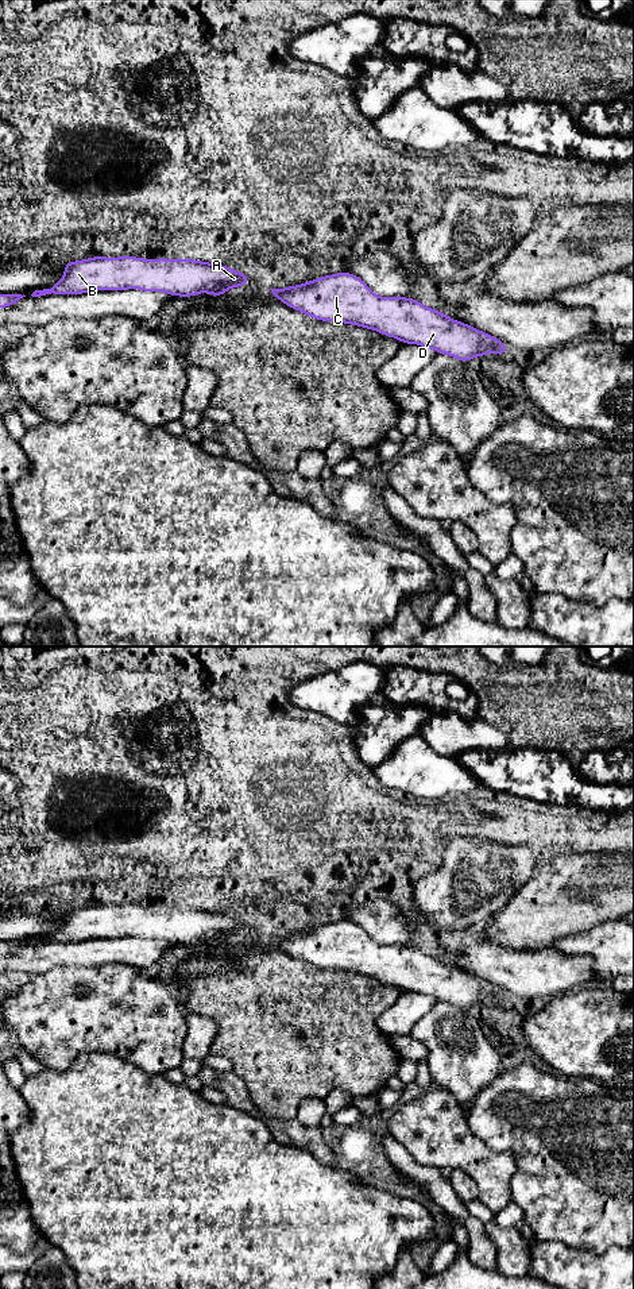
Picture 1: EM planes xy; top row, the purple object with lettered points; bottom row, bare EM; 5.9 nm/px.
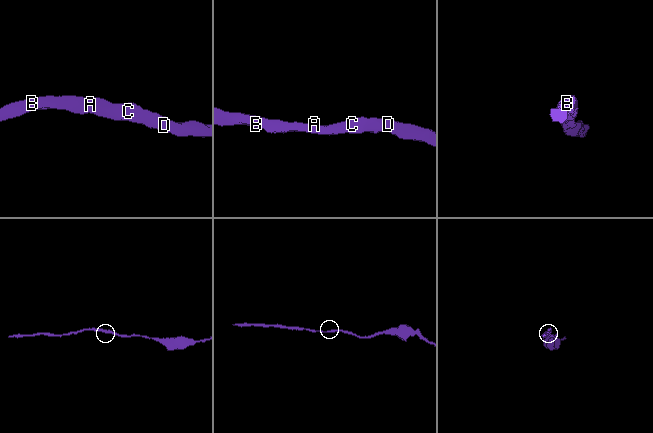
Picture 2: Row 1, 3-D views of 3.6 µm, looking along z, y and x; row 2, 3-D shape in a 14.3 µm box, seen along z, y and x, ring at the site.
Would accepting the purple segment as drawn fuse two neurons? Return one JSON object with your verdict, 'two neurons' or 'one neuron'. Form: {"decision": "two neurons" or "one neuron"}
{"decision": "one neuron"}

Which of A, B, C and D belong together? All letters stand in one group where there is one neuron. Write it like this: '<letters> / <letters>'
A B C D

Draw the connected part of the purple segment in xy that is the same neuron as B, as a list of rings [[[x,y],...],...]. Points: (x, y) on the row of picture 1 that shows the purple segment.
[[[94,256],[65,265],[65,274],[51,289],[31,296],[82,294],[97,290],[140,289],[173,297],[198,293],[224,296],[228,289],[246,286],[248,275],[217,263],[183,259],[143,259],[136,256]]]

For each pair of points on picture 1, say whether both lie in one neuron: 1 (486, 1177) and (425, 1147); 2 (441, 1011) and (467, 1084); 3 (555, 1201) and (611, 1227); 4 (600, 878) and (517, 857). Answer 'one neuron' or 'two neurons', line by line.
1: one neuron
2: one neuron
3: one neuron
4: two neurons

